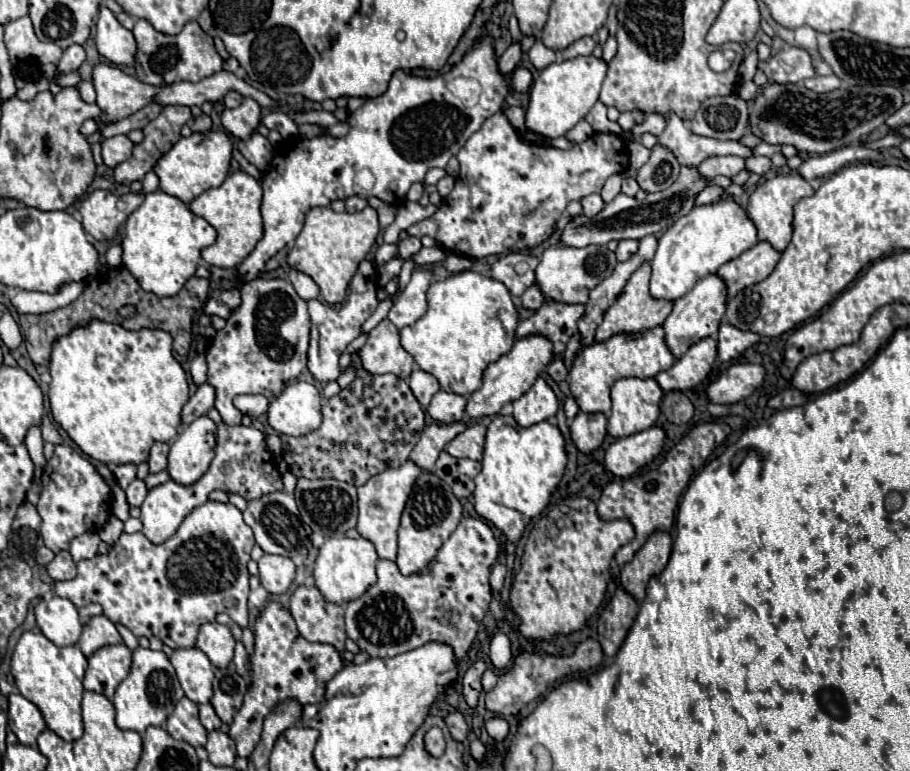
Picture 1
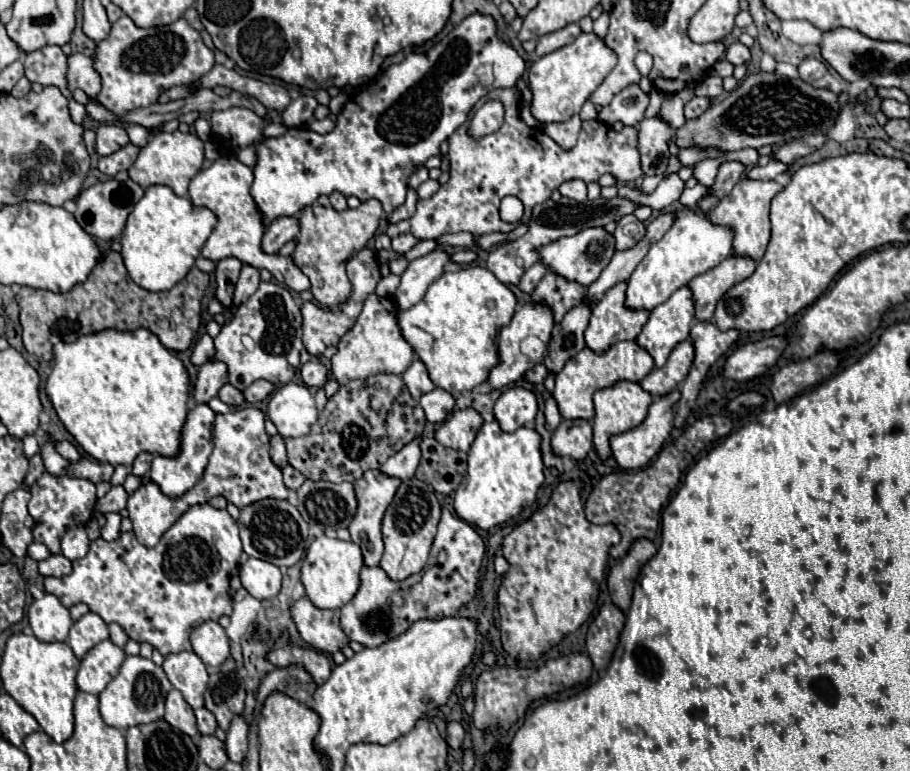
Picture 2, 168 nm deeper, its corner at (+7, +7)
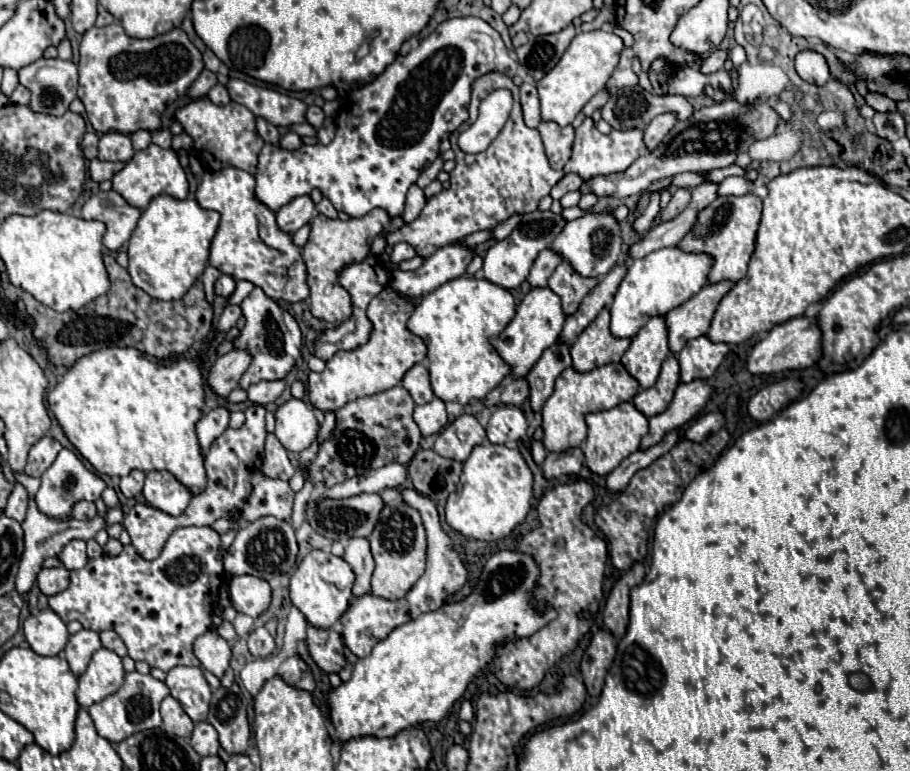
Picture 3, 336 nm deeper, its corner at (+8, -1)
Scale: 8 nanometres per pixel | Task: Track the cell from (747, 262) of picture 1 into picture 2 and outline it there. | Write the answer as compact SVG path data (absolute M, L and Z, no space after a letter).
M727 257L717 267L689 281L691 295L695 297L695 319L711 321L717 301L727 289L747 279L755 271L757 263L749 257Z

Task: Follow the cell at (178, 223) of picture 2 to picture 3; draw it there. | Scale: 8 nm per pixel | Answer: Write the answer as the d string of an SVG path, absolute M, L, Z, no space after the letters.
M158 195L142 211L138 225L128 241L128 273L132 283L154 299L180 299L200 277L208 263L210 241L218 229L220 215L202 209L194 199L178 201L170 195Z

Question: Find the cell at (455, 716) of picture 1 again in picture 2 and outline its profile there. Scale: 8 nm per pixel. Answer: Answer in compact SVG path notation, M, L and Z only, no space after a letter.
M449 723L447 725L447 745L451 749L461 749L465 739L465 729L461 727L461 723Z

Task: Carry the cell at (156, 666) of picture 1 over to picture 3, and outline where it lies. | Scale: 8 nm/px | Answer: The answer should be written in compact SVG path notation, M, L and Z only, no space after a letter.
M132 671L132 673L126 673L124 685L114 695L106 697L100 703L94 703L88 709L88 713L90 713L90 717L92 717L94 725L96 725L96 731L104 739L108 739L110 743L120 743L126 737L130 737L132 733L160 727L162 725L162 719L160 719L160 703L168 695L170 695L170 689L162 681L154 679L152 675L144 675L144 673Z

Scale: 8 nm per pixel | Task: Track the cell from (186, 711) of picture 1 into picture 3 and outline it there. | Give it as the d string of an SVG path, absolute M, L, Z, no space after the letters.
M166 697L160 705L160 713L162 713L162 721L166 731L188 739L192 733L192 719L184 713L182 705L174 699L174 697Z

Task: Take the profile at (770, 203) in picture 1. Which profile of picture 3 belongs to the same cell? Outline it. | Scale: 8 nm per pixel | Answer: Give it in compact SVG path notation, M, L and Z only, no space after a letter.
M758 195L744 197L718 197L712 205L702 209L694 229L680 241L680 249L694 253L710 253L714 257L714 265L710 269L710 283L718 283L724 279L740 281L746 275L750 257L756 249L758 225L762 219L762 199Z

